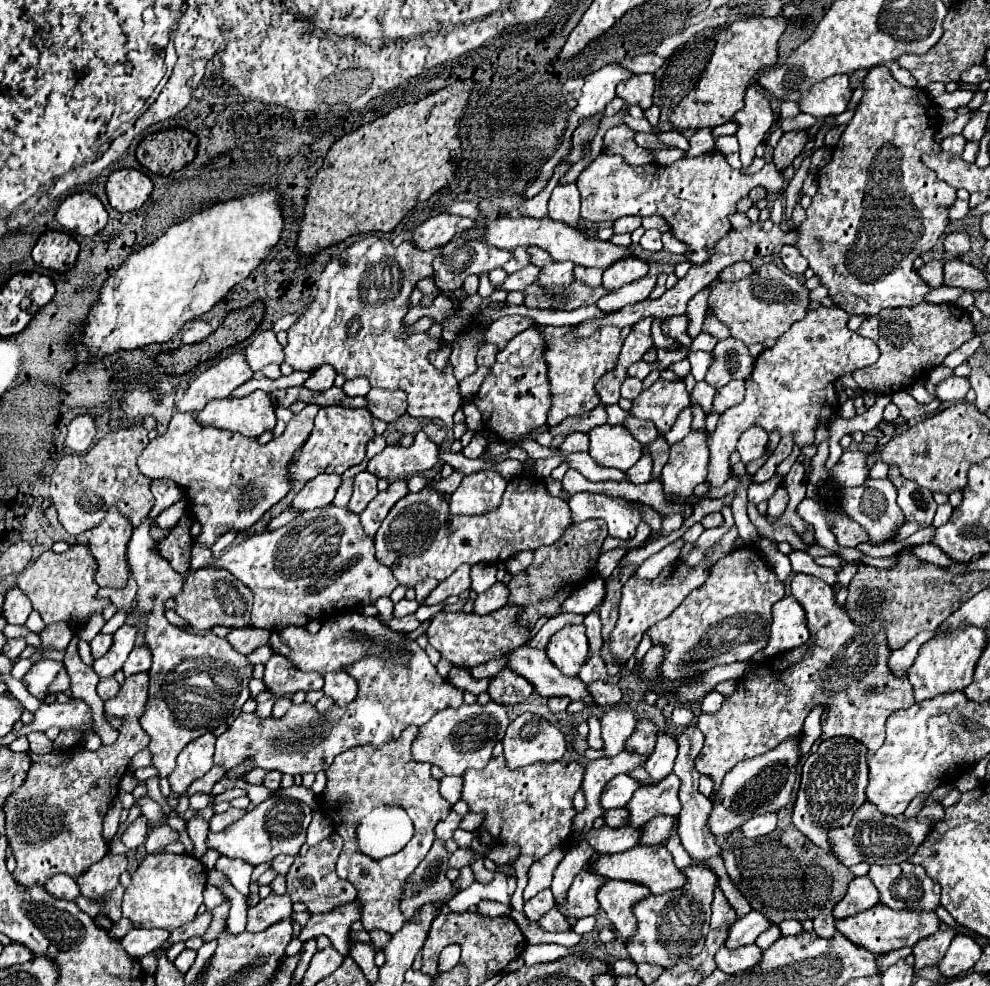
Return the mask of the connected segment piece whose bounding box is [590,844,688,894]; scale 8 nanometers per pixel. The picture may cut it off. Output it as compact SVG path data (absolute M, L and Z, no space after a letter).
M656 844L656 846L636 846L636 848L630 848L626 852L620 852L620 854L602 854L600 858L596 860L590 860L592 864L592 870L604 878L612 878L612 880L632 880L632 882L638 882L638 884L644 884L652 890L652 894L664 894L664 892L672 892L680 886L686 884L686 876L680 868L676 868L670 852L666 850L666 846L662 844Z

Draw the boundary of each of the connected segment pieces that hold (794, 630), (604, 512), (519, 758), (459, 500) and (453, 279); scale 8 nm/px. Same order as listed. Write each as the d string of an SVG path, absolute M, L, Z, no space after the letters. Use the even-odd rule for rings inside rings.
M784 596L780 602L772 608L772 630L770 630L770 642L768 646L752 656L752 660L762 662L766 658L772 658L780 652L792 650L804 640L808 640L808 624L804 624L804 610L792 596Z
M578 492L568 500L568 504L572 510L572 522L602 516L608 524L608 534L620 540L630 540L642 522L642 504L620 496Z
M524 712L510 722L504 736L504 756L510 768L534 762L556 762L568 750L564 734L546 718Z
M492 470L476 472L464 476L462 484L450 498L450 512L452 514L486 514L500 506L504 488L508 482Z
M458 238L444 246L442 256L436 258L434 276L438 274L438 286L444 292L458 290L466 276L488 274L494 268L502 268L512 258L512 252L492 248L484 240Z

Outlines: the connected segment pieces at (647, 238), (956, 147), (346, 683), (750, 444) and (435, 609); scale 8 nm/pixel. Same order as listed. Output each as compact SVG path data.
M646 230L644 236L640 238L640 246L642 246L644 250L650 250L650 252L658 252L658 250L662 250L660 232L658 232L658 230Z
M958 134L958 136L948 136L948 138L944 138L942 140L942 150L944 152L948 152L950 156L960 156L962 152L964 152L964 146L966 146L966 140L964 140L964 136L962 134Z
M330 672L324 674L324 694L332 696L336 706L346 706L348 702L356 700L358 696L358 684L352 676L348 676L346 672Z
M758 426L748 428L740 436L740 442L738 442L738 454L740 454L742 462L750 464L752 460L760 460L766 452L766 444L768 444L768 434L762 428L758 428Z
M442 603L432 606L420 605L415 612L415 616L420 622L423 622L431 618L434 614L442 611L443 609L444 605Z

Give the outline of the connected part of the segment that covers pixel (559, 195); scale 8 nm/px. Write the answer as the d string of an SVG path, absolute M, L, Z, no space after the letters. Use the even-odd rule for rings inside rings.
M574 182L558 184L552 190L552 196L550 196L550 202L548 202L548 214L550 214L550 218L554 218L558 222L580 228L578 226L578 220L580 220L580 194L578 194Z

